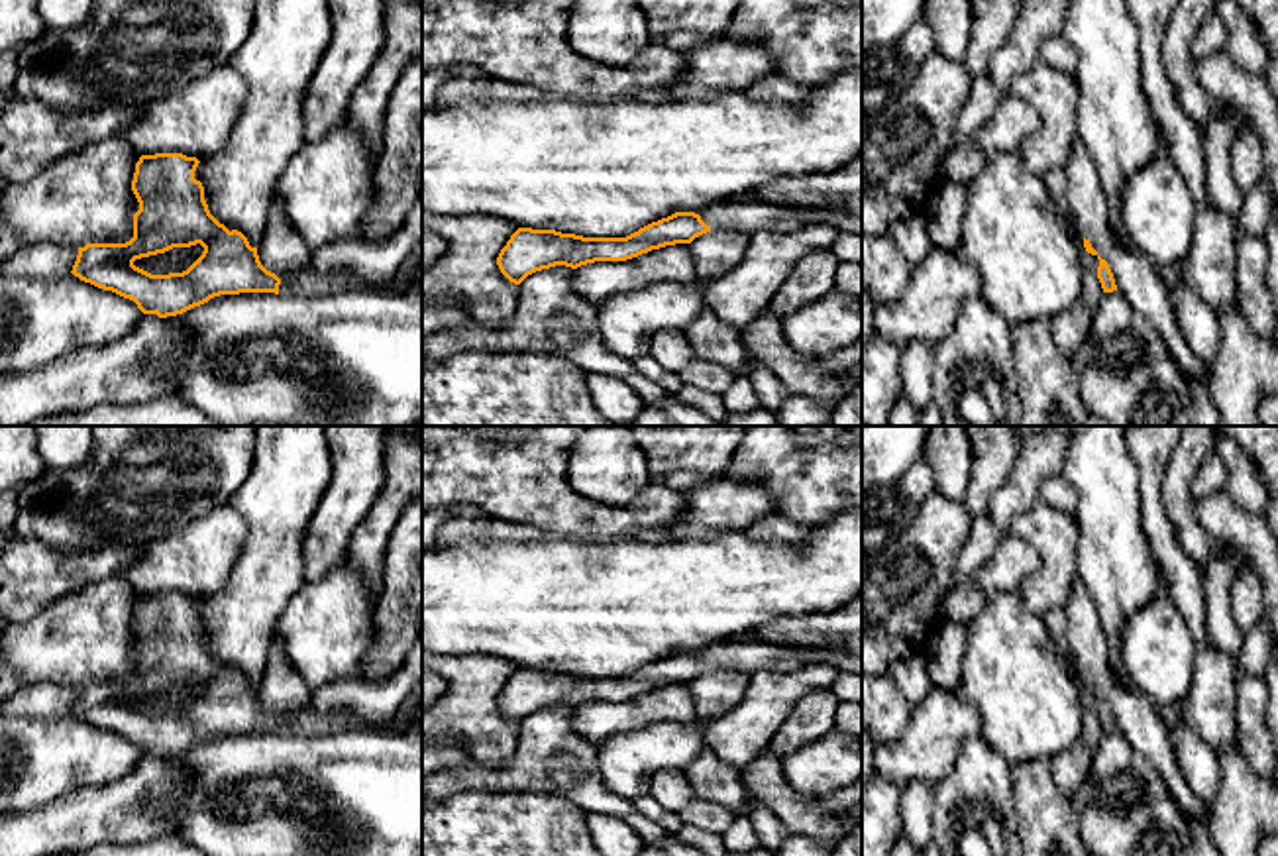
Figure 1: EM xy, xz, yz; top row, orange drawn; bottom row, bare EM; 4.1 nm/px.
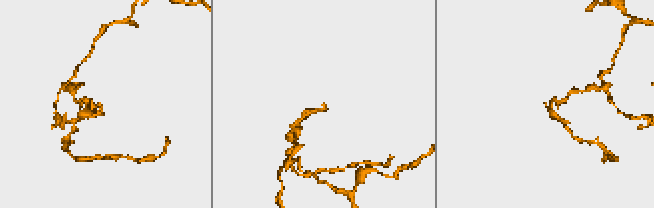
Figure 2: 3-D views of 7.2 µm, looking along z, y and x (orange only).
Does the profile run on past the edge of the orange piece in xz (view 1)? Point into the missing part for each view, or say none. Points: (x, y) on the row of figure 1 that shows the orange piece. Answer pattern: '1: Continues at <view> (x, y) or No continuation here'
1: Continues at xz (741, 213)

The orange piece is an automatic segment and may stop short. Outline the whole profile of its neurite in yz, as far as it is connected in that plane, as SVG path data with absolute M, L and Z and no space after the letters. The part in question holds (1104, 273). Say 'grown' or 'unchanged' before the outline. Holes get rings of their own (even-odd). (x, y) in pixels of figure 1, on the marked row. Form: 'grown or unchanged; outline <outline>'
grown; outline M1084 238L1084 247L1086 247L1084 269L1093 271L1097 275L1103 293L1117 291L1117 285L1115 285L1115 279L1113 279L1113 273L1111 273L1107 261L1097 255L1097 251L1092 247L1090 240L1086 240L1086 238Z

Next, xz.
grown; outline M734 196L713 202L699 214L675 212L626 238L583 238L556 230L518 228L501 249L497 265L510 283L520 285L528 275L542 269L556 265L577 269L595 261L626 261L666 245L691 243L711 230L732 228L752 236L760 230L791 232L807 224L826 224L862 236L862 216L846 210L795 208Z

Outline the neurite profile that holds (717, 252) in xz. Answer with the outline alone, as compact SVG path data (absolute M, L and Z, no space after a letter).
M732 228L711 230L689 245L697 279L711 281L732 271L744 257L750 236Z

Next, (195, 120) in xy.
M230 65L143 102L120 134L139 155L183 153L210 157L224 149L243 108L247 86Z

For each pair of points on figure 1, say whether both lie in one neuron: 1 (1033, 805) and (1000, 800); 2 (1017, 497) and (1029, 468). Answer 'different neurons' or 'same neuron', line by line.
1: different neurons
2: same neuron

